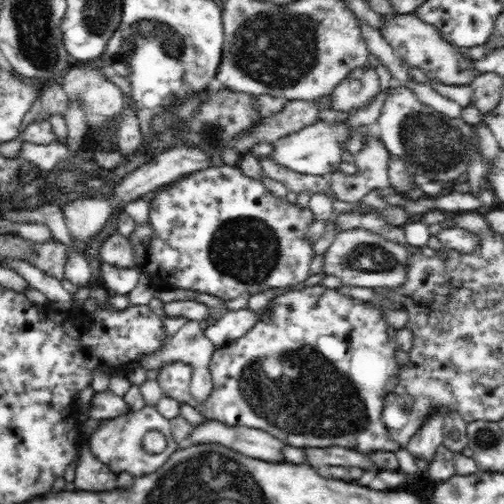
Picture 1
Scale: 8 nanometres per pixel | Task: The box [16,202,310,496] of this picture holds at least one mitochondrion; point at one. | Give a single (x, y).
(246, 249)

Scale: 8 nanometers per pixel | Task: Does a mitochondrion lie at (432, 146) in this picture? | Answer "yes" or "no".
yes

